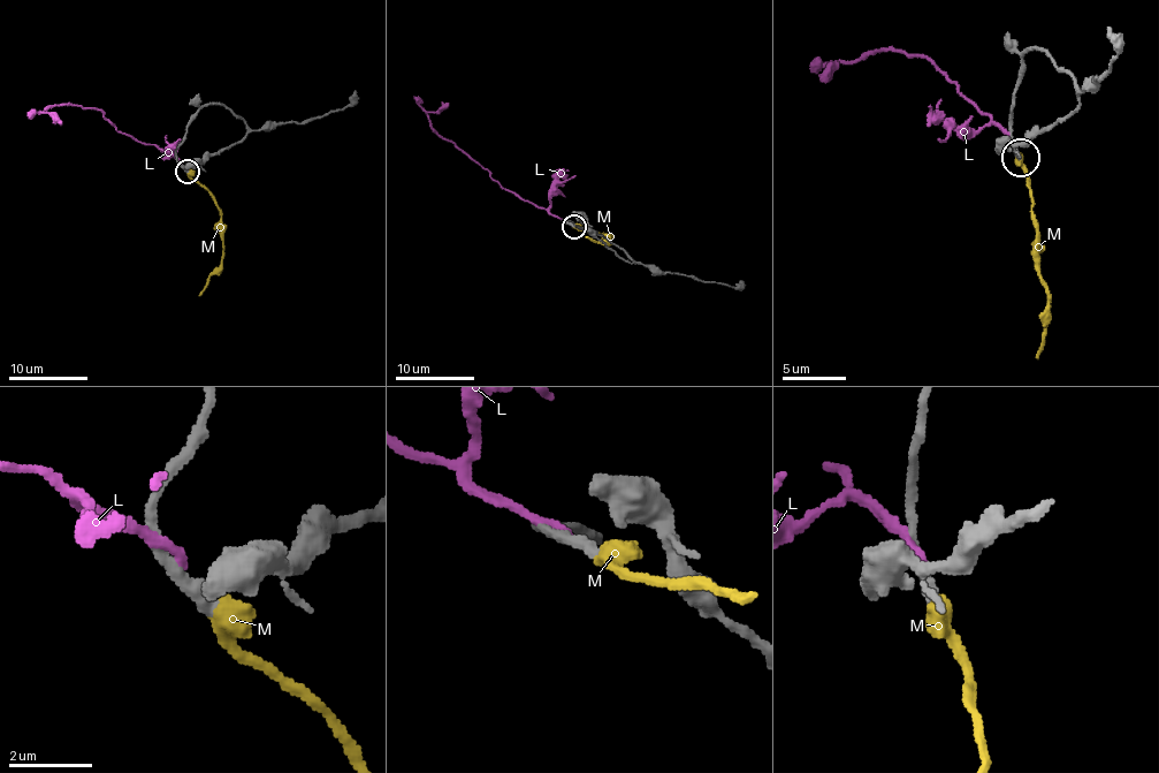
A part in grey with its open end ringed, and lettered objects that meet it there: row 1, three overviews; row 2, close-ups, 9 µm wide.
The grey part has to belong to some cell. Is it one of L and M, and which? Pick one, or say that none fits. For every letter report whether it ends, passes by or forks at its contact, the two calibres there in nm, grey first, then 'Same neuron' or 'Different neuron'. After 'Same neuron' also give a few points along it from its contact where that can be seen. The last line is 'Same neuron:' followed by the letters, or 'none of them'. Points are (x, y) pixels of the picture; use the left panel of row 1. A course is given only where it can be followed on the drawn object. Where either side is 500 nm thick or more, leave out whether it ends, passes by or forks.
L: It ends there. Thickness 240 nm (grey) against 240 nm. Different neuron
M: Thickness 240 nm (grey) against 600 nm. Same neuron. Its course: (187, 171), (210, 194), (220, 212), (223, 251), (222, 265), (198, 296)
Same neuron: M

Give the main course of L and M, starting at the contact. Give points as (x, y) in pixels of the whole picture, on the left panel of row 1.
L: (178, 160), (153, 145), (117, 131), (100, 110), (55, 104), (42, 112), (51, 113), (61, 123)
M: (187, 171), (210, 194), (220, 212), (223, 251), (222, 265), (198, 296)

